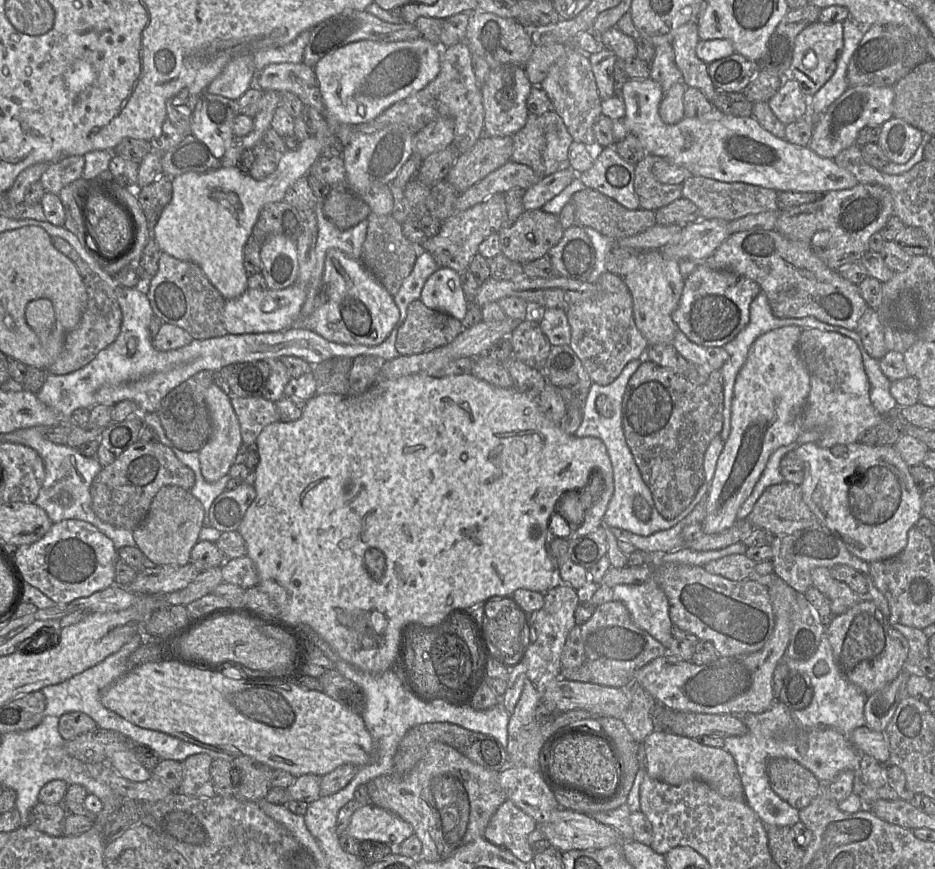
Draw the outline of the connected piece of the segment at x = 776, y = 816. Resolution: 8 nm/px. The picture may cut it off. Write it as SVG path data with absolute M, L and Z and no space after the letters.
M826 632L823 635L819 646L812 657L806 661L787 660L789 669L805 673L813 686L813 698L811 703L802 710L792 710L781 701L777 700L771 707L762 713L745 713L739 717L747 727L747 732L742 736L728 736L724 738L724 747L735 760L741 778L744 791L744 800L753 809L755 814L766 826L784 826L792 828L800 821L799 810L791 807L782 800L771 788L767 775L767 763L772 758L790 758L808 769L822 784L829 784L840 773L851 770L855 777L852 793L858 795L863 803L863 809L869 809L876 800L897 800L900 799L894 789L889 785L874 789L863 783L860 777L860 763L862 754L855 748L851 741L851 734L856 728L865 726L864 706L866 694L855 684L844 679L833 658L833 652Z

